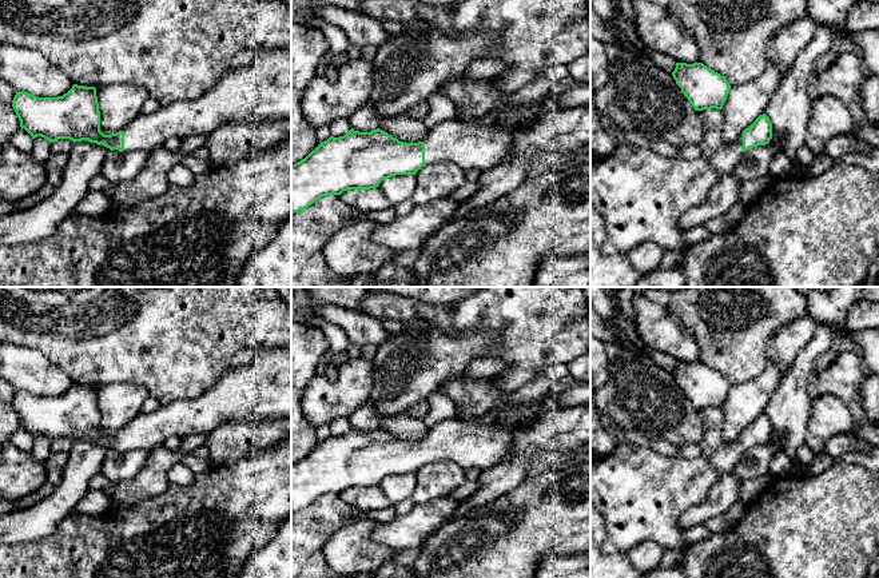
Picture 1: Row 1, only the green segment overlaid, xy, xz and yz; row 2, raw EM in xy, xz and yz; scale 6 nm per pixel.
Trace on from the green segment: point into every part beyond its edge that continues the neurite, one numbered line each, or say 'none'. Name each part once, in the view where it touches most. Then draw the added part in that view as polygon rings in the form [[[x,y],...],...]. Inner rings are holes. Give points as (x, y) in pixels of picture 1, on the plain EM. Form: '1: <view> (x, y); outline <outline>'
1: xy (262, 389); outline [[[291,347],[255,348],[256,356],[252,363],[231,368],[219,382],[204,395],[195,399],[182,399],[171,404],[162,406],[154,412],[139,412],[124,430],[124,449],[115,451],[127,453],[130,450],[152,450],[162,446],[171,437],[184,439],[190,435],[207,435],[210,431],[226,422],[243,422],[248,419],[279,419],[291,418]]]

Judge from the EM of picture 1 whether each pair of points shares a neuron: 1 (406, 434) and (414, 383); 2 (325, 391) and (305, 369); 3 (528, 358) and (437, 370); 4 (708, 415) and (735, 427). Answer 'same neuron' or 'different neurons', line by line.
1: different neurons
2: different neurons
3: different neurons
4: different neurons

